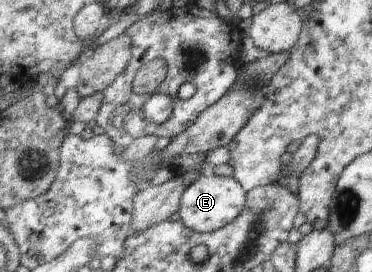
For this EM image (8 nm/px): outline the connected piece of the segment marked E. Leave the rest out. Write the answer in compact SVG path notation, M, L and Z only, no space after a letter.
M217 175L200 177L183 193L180 212L181 220L198 233L212 233L230 225L243 212L248 192L233 177Z

